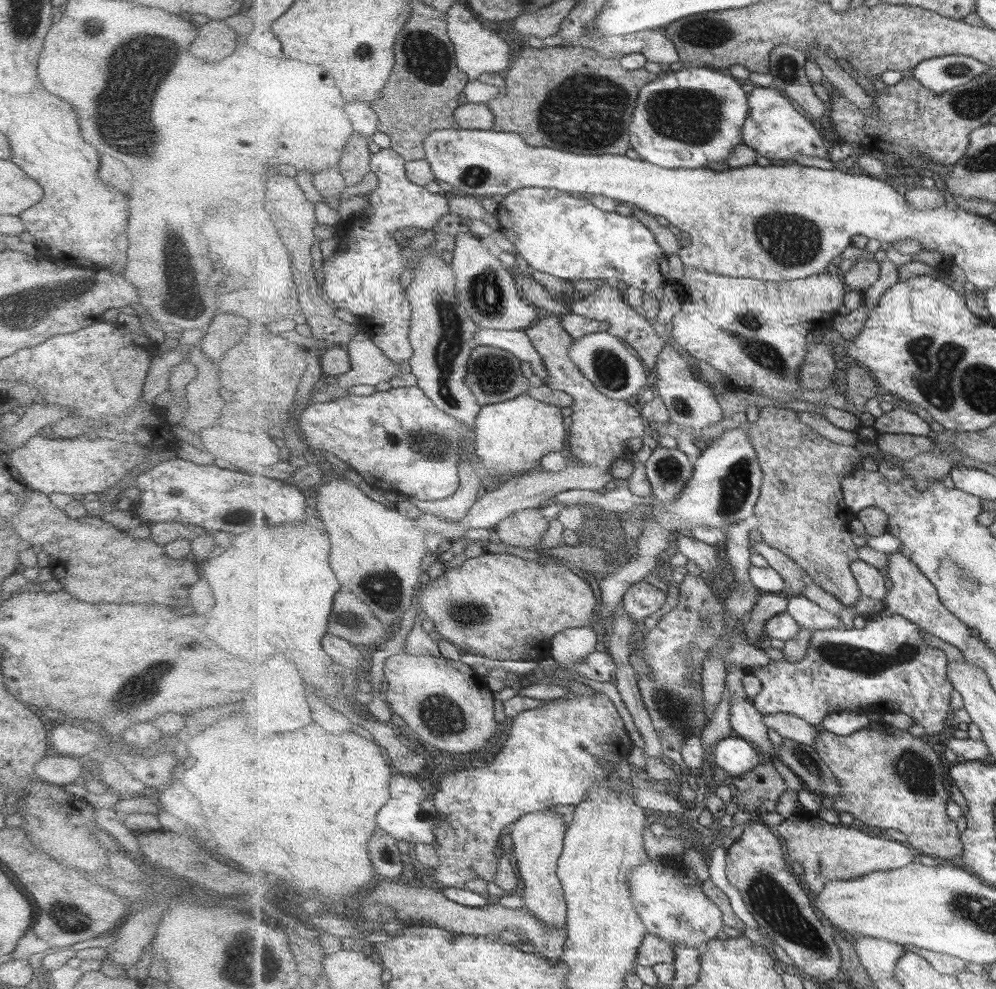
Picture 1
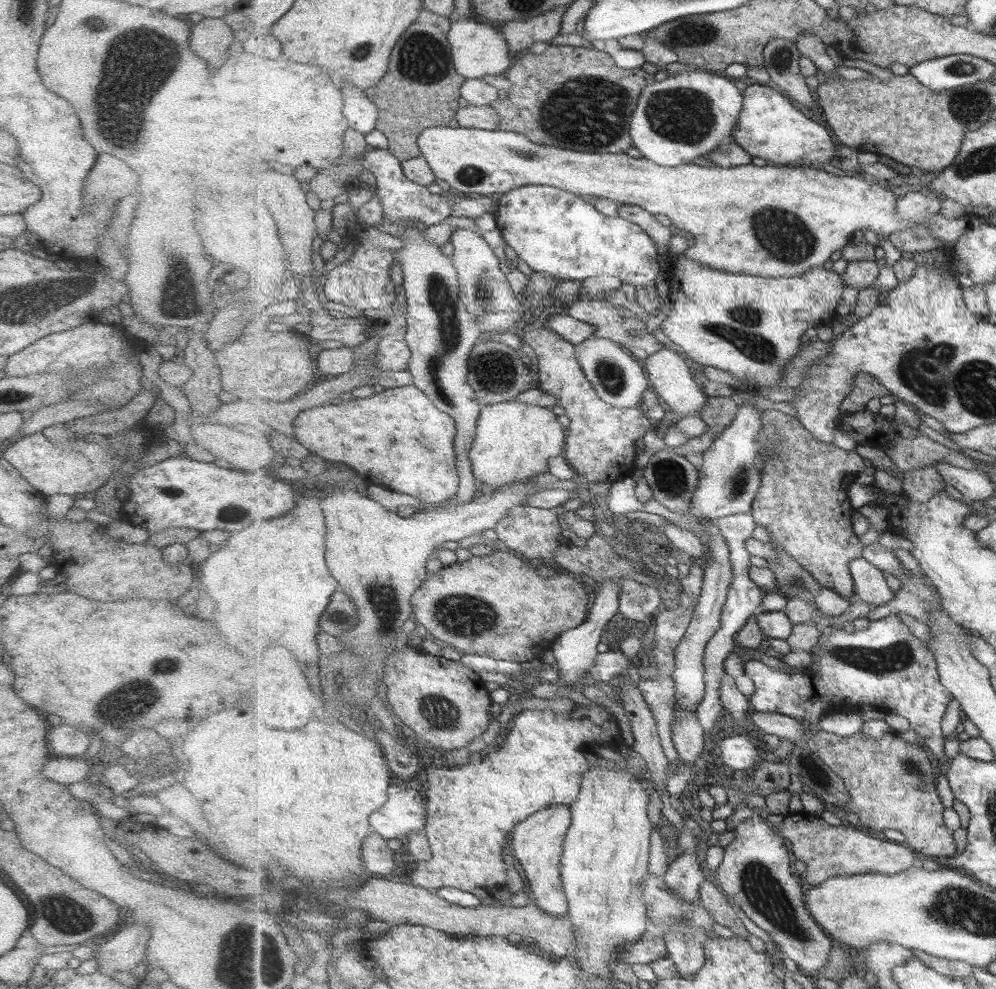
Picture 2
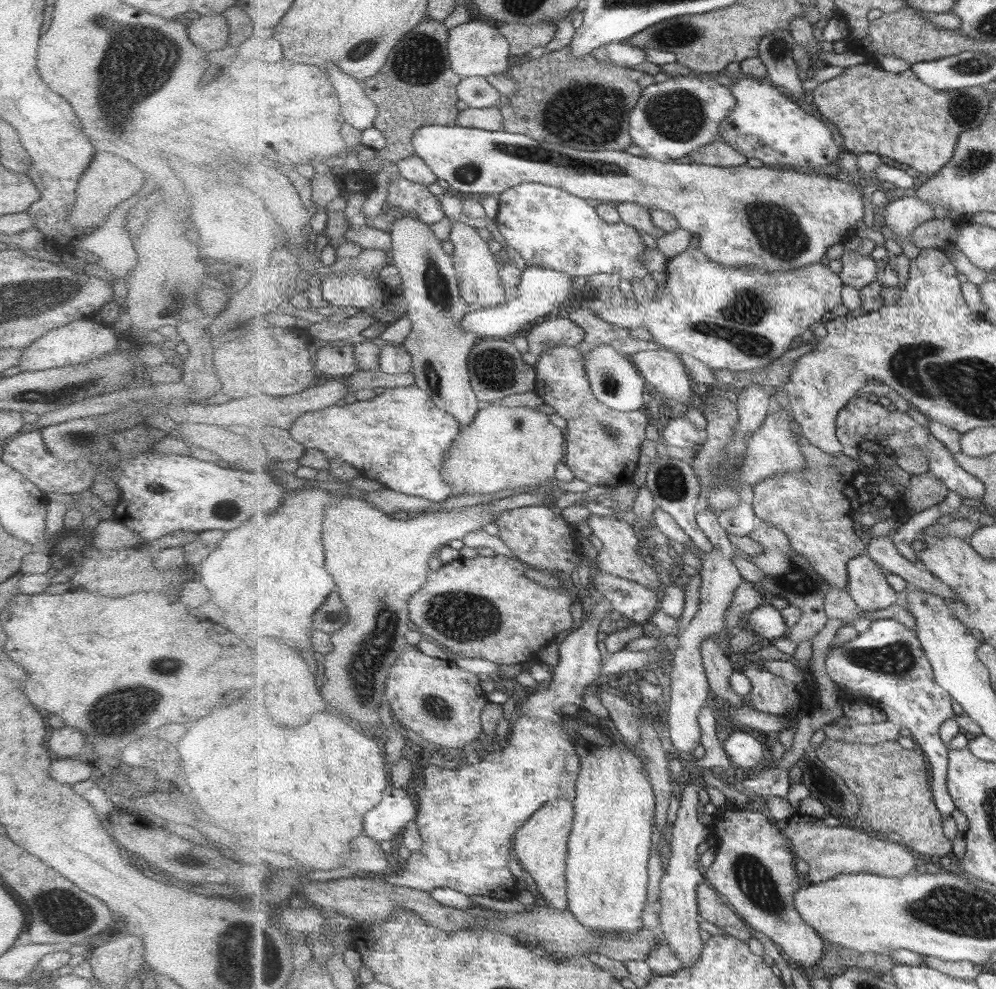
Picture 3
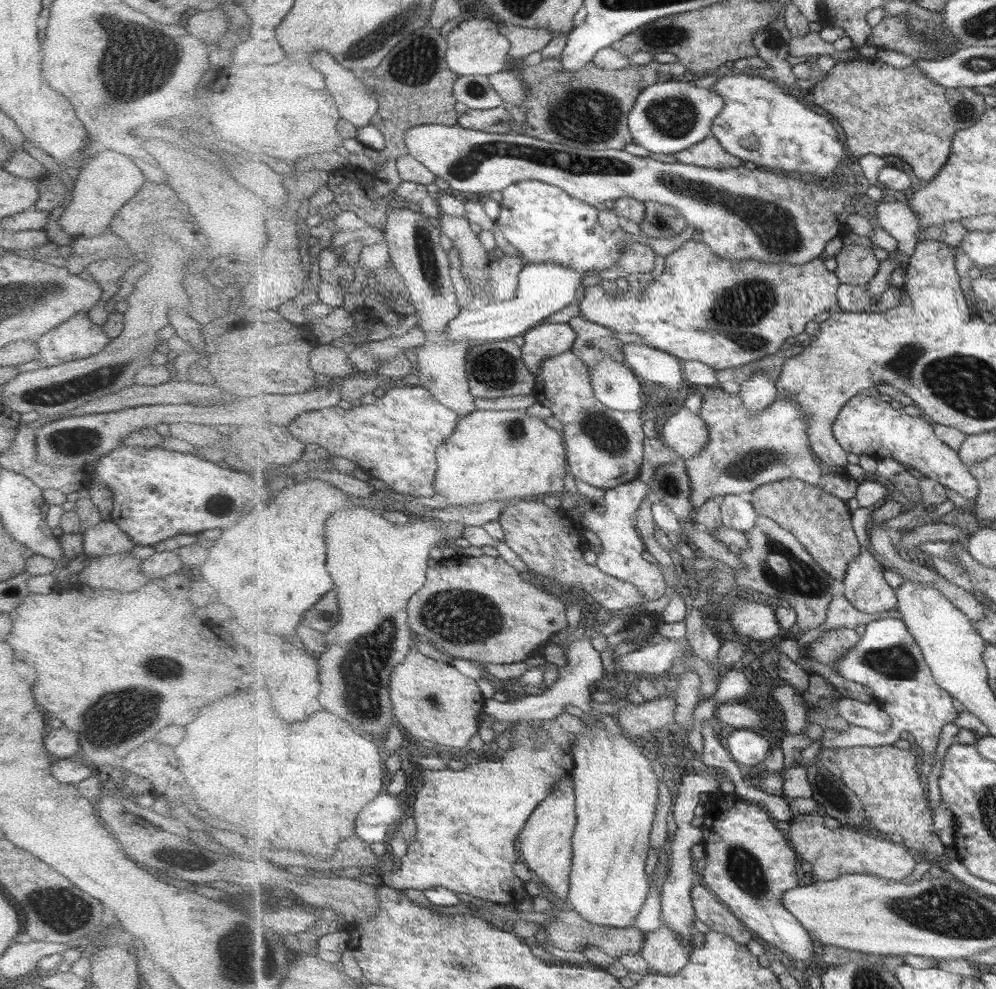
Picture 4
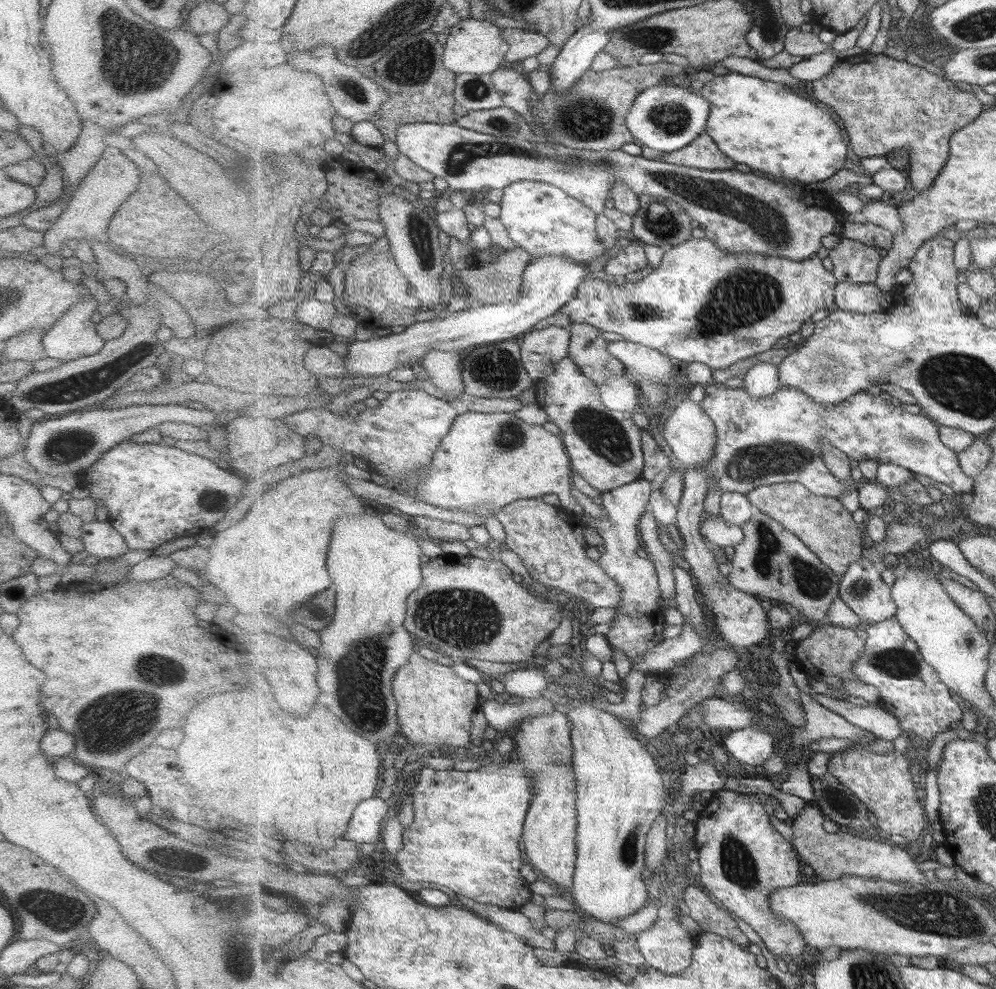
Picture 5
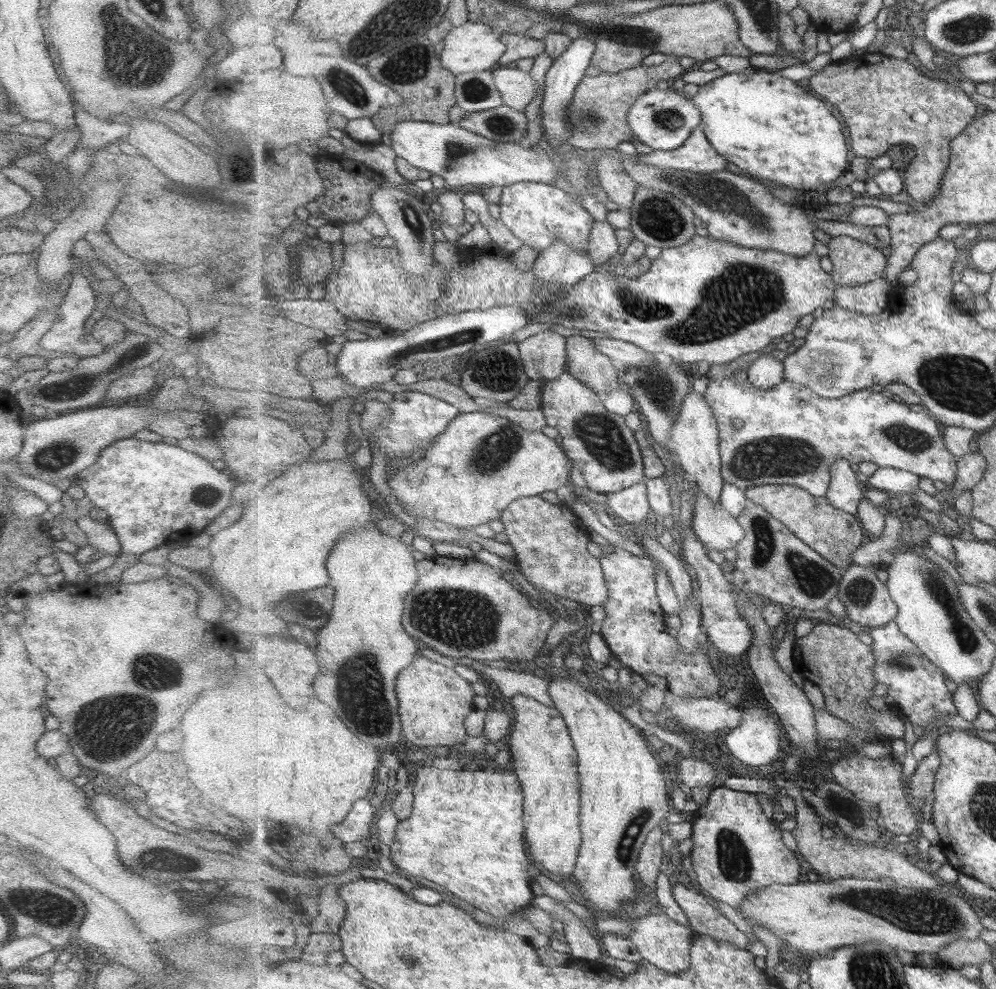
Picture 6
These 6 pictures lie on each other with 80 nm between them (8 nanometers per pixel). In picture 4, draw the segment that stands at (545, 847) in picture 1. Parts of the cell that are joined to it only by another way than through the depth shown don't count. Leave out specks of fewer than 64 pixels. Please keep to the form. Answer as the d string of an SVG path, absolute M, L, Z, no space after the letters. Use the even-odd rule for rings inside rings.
M561 779L552 786L551 794L533 811L518 840L519 856L522 857L523 863L541 879L545 889L551 890L568 905L574 859L573 837L577 823L576 786L571 779Z

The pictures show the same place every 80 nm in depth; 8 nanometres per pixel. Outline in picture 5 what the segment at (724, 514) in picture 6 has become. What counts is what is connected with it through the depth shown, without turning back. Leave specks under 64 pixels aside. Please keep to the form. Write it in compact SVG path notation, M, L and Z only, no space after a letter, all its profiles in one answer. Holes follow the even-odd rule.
M704 513L702 518L701 534L708 542L721 548L734 547L744 541L744 530L736 524L729 522L722 514L719 516Z

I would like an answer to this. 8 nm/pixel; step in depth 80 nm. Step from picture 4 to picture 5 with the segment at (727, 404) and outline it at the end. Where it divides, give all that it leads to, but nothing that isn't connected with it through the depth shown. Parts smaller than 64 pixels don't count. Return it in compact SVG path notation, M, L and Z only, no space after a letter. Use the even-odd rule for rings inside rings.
M711 382L706 386L706 397L703 400L703 408L717 426L718 443L716 455L712 462L708 462L702 468L684 468L684 491L678 506L676 524L686 542L683 555L691 566L691 571L700 583L703 607L710 618L710 625L721 640L729 643L731 648L757 647L757 644L775 633L769 623L769 612L757 602L753 595L735 588L728 577L721 574L719 562L715 560L715 553L711 550L704 535L701 534L702 518L706 512L706 498L711 483L721 487L723 492L742 492L747 494L756 488L779 483L801 483L813 494L825 497L837 497L848 491L848 488L828 469L824 459L824 446L822 442L828 442L831 446L842 450L852 460L875 460L881 464L898 464L908 468L911 472L927 476L937 482L951 487L956 494L961 492L973 492L975 479L963 472L958 453L941 442L939 436L939 424L924 412L911 414L903 408L894 406L889 400L873 396L866 391L850 396L842 403L827 408L819 404L809 393L803 392L794 386L781 385L779 390L765 398L754 397L747 392L743 385L730 388L725 383Z

